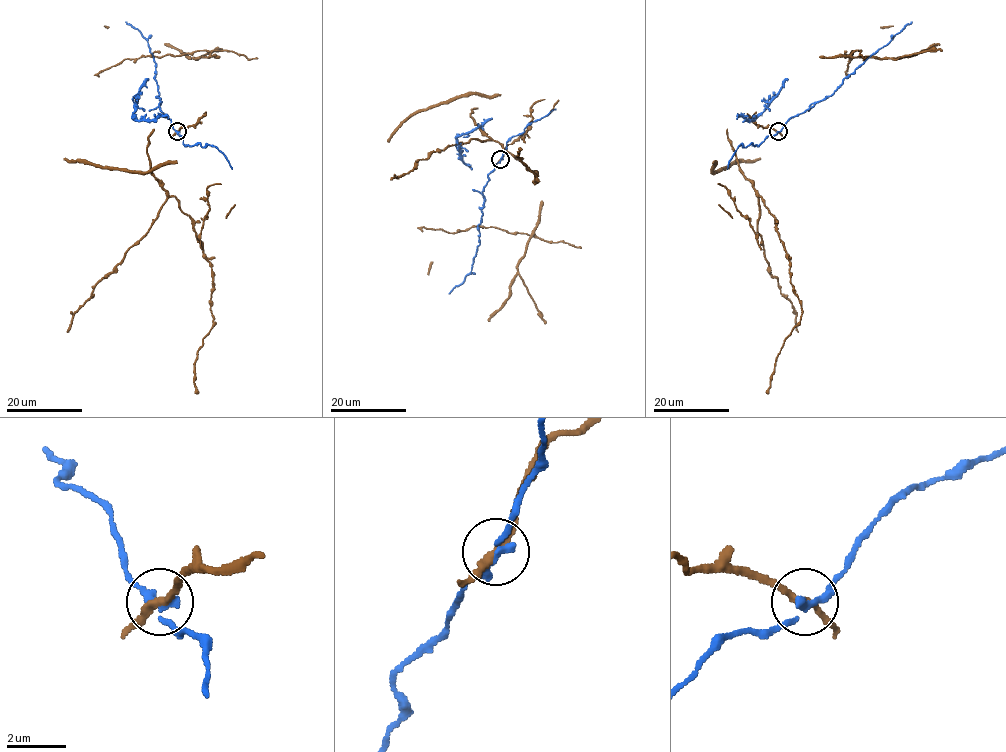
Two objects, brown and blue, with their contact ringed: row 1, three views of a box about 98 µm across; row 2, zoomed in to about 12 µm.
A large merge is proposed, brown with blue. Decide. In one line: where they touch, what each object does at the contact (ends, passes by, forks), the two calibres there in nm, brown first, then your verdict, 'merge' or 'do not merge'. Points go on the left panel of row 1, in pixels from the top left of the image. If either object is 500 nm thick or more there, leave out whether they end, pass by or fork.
(177, 131) | brown passes by | blue passes by | 240/240 nm | do not merge

